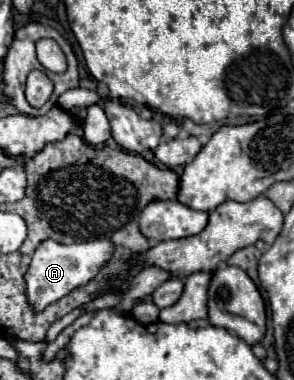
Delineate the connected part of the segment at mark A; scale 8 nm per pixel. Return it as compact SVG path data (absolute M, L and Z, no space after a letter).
M52 239L42 241L34 253L34 263L30 263L30 269L26 273L26 285L28 285L26 293L28 293L30 305L36 311L42 311L46 305L58 301L74 287L88 283L98 273L98 269L110 259L110 255L112 255L112 245L108 239L72 243L72 245L62 245Z

